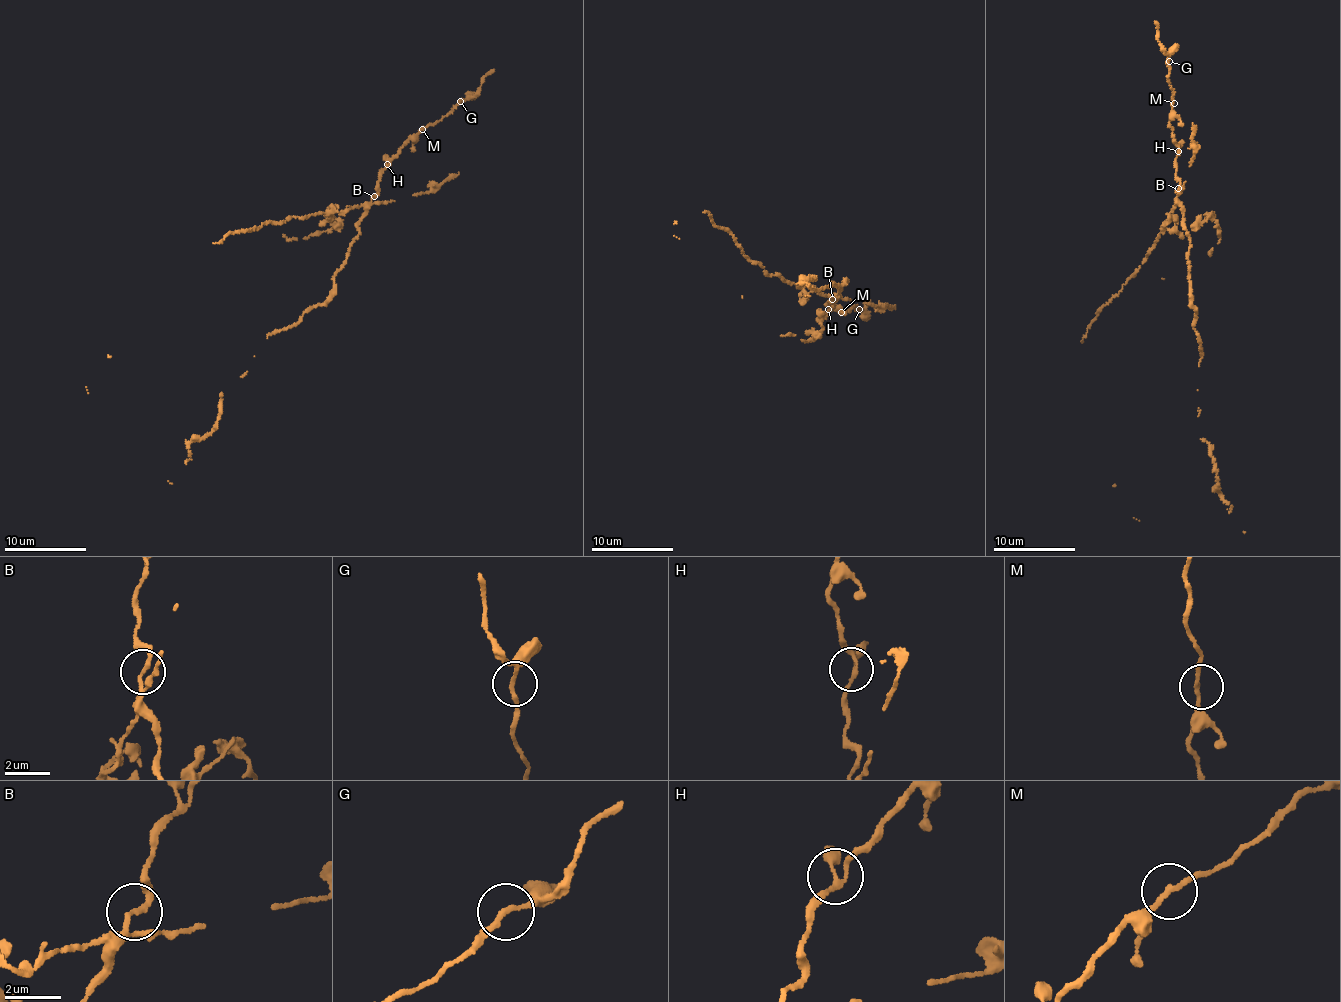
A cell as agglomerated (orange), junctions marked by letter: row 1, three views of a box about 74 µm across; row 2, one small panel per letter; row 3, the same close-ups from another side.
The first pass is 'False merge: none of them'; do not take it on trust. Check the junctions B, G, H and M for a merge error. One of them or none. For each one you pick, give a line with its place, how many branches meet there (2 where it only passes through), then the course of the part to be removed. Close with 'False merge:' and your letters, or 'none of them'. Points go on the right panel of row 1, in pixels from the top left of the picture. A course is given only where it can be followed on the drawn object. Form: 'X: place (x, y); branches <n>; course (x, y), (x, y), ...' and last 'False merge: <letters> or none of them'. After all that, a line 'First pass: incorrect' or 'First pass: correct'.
False merge: none of them
First pass: correct

